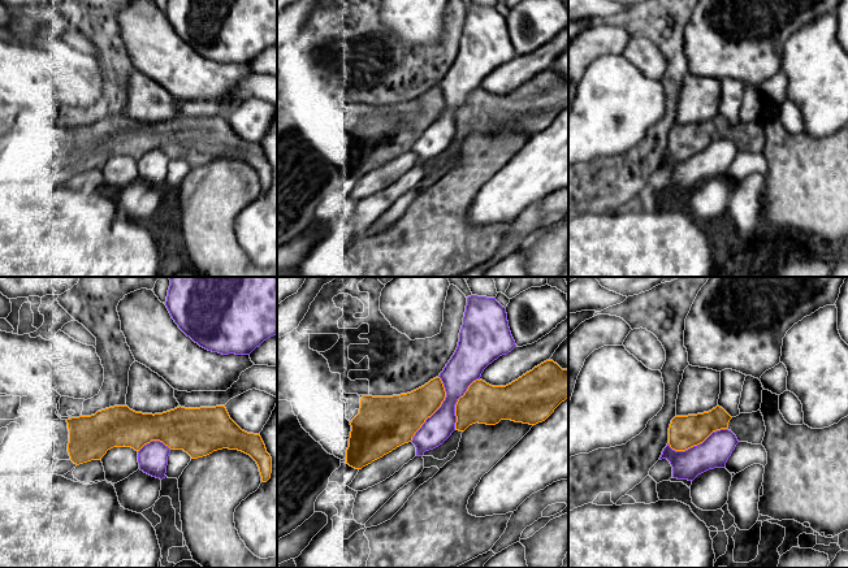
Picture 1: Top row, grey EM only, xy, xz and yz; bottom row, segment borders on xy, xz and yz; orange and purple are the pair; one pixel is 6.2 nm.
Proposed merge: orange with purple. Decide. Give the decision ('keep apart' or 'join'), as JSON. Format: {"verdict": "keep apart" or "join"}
{"verdict": "keep apart"}

